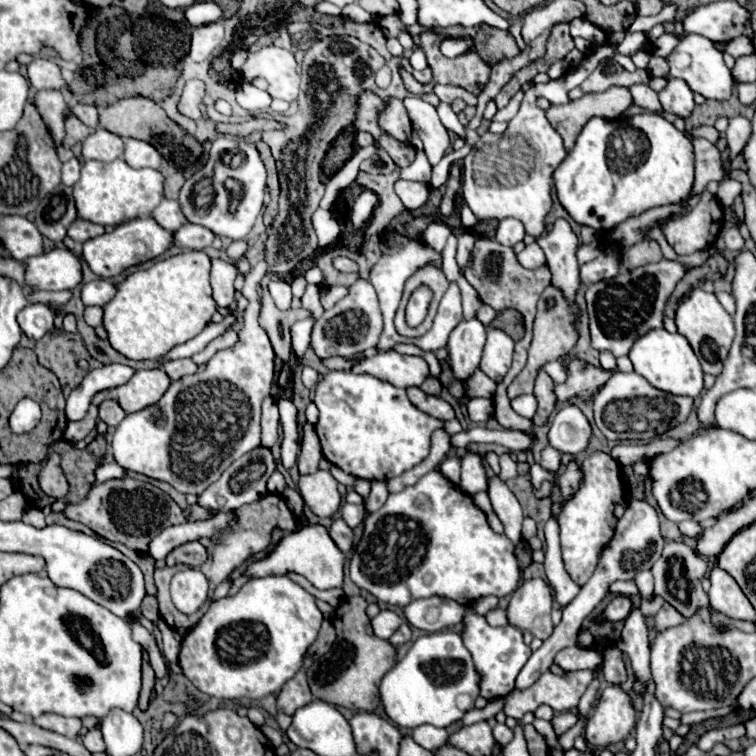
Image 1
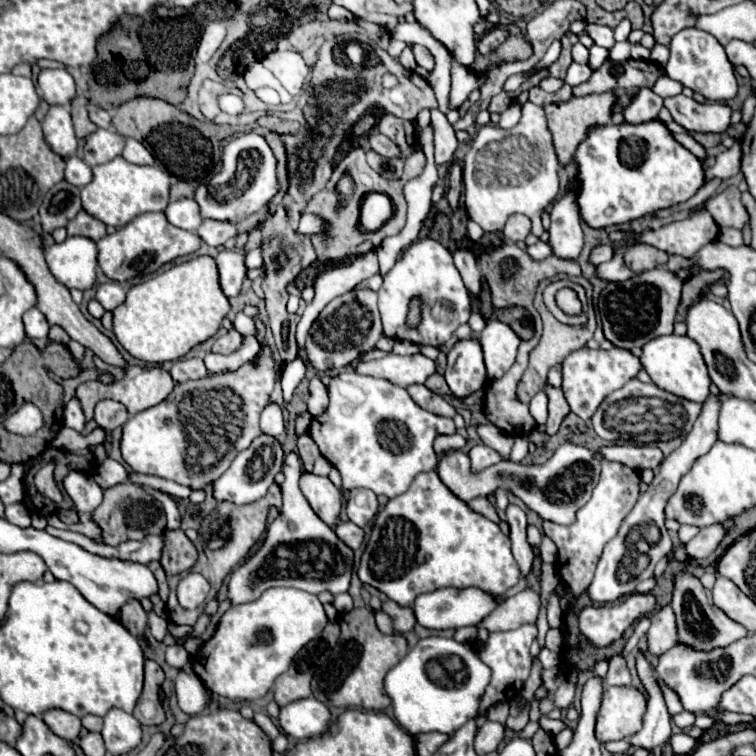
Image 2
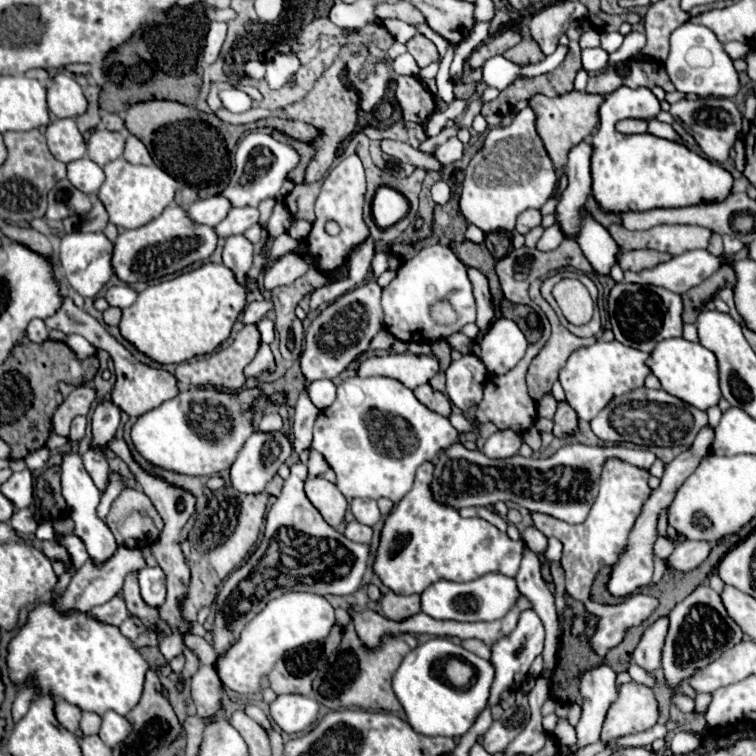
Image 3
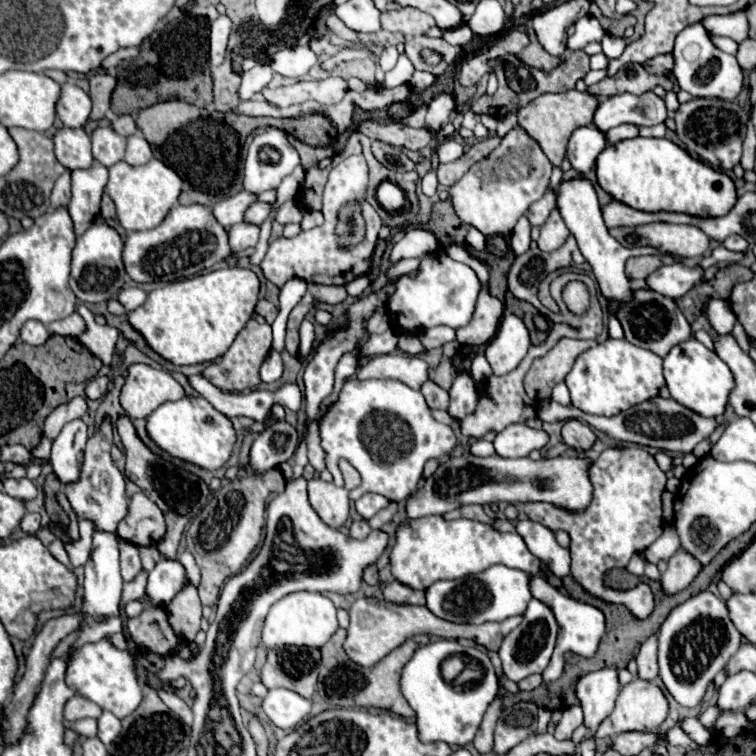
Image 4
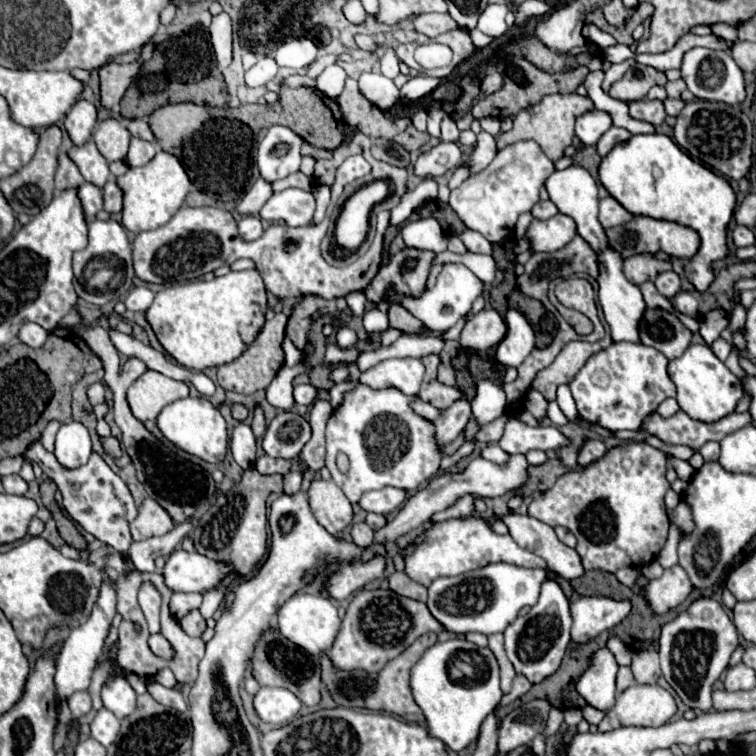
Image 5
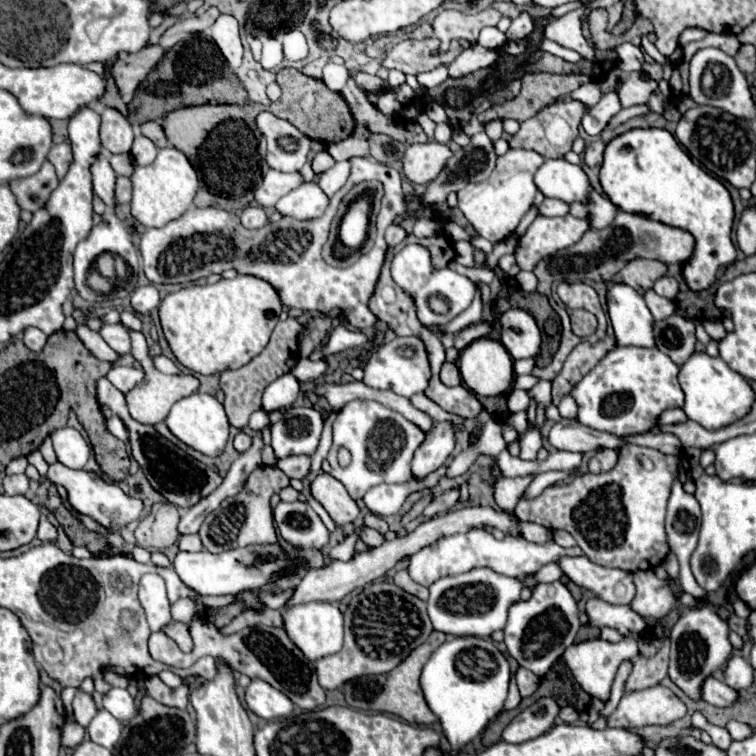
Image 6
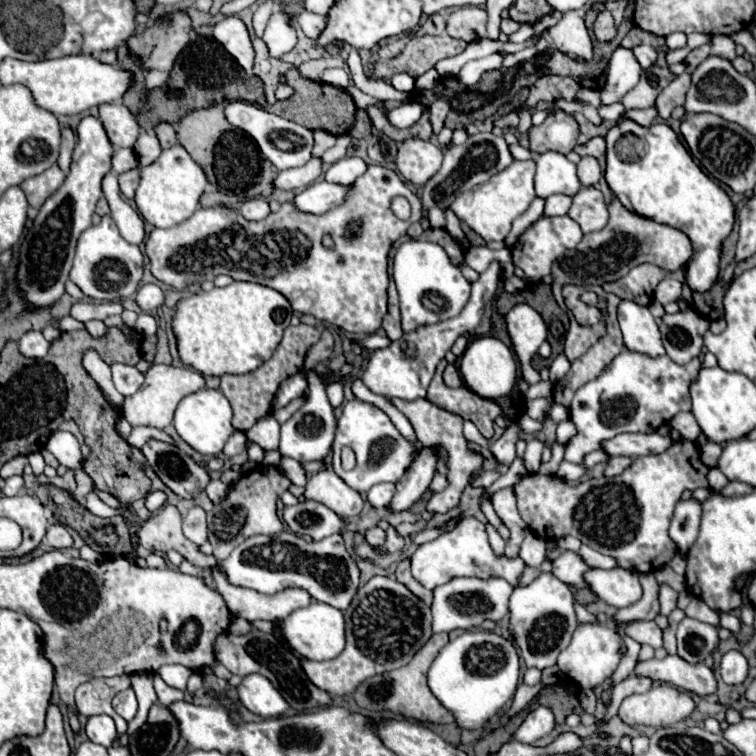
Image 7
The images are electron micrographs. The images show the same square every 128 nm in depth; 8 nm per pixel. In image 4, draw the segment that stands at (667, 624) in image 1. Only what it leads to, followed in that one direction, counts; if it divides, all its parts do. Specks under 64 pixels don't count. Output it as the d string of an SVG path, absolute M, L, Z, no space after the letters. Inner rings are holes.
M656 636L648 638L638 656L636 656L636 664L638 664L638 678L642 680L654 680L658 676L658 662L656 662Z

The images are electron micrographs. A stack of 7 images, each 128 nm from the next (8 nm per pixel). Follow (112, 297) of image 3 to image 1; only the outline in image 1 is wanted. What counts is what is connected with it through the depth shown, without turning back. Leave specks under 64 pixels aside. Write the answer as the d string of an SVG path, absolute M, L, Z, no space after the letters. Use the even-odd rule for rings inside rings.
M94 280L82 286L82 302L86 306L104 306L116 294L116 286L110 280Z

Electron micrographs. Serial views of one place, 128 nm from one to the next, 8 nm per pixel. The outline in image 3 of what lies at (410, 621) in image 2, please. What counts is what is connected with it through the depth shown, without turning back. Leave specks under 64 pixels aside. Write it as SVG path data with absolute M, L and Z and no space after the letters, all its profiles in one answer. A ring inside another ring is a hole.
M386 592L382 596L380 606L382 606L384 616L388 616L392 620L404 620L404 618L420 612L420 596L418 594L400 596L396 592Z

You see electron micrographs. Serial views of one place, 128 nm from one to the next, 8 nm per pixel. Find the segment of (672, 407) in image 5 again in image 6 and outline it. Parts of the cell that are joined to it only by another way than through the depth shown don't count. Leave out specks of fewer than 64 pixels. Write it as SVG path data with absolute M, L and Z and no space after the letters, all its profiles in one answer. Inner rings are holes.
M674 408L674 410L662 412L658 424L682 424L684 420L688 420L688 416L684 414L684 410L682 408Z

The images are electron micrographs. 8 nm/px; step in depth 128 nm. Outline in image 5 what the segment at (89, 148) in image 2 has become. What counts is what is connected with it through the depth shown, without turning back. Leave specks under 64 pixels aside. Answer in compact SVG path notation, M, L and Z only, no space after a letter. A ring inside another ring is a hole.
M106 118L96 126L94 142L108 162L124 160L130 144L130 132L122 122L114 118Z

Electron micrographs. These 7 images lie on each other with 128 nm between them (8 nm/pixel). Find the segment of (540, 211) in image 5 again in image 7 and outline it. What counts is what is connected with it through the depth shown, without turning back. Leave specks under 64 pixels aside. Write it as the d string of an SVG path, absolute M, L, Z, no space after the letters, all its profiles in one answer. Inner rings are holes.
M554 194L550 198L546 198L546 208L544 208L544 214L546 216L564 216L568 212L572 204L572 198L570 196L564 196L564 194Z

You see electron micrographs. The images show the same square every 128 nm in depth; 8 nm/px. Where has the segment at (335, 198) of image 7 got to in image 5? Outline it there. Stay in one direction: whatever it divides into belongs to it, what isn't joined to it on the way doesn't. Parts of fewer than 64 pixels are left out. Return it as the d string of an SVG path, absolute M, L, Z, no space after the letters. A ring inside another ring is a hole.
M286 188L274 194L264 208L260 218L284 220L288 226L306 226L312 222L316 212L316 198L312 192L300 188Z

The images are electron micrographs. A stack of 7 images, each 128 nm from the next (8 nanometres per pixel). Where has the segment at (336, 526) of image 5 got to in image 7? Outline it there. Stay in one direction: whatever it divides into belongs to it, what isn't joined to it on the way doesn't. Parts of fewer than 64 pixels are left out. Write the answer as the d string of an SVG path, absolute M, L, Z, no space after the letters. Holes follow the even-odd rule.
M324 468L314 476L310 476L304 496L308 500L332 508L336 514L344 518L358 516L364 506L362 496L356 490L352 490L340 476L336 476L332 468Z

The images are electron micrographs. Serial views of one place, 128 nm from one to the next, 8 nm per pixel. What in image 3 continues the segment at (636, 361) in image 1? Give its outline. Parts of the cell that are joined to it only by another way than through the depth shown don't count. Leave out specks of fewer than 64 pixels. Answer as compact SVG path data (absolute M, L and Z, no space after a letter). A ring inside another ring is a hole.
M684 338L662 340L650 354L648 366L650 366L652 374L656 374L656 378L662 382L662 388L668 394L696 406L698 410L708 410L712 406L718 406L722 392L720 392L720 384L718 384L716 356L712 356L712 352L708 348L704 348L702 344L688 342Z

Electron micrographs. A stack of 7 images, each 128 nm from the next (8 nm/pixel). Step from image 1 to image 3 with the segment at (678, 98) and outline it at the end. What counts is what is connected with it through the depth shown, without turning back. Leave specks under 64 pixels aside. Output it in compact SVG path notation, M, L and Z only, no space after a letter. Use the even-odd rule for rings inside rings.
M698 98L698 100L680 100L672 104L670 114L674 120L680 120L684 130L696 140L702 152L714 162L726 162L734 142L742 130L742 112L728 98Z

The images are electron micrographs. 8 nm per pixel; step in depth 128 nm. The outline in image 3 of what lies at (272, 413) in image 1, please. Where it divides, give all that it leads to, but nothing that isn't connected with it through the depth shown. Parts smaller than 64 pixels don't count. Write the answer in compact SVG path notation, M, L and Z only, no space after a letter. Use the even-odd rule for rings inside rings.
M268 414L268 416L262 416L260 420L260 426L258 426L262 432L276 432L282 428L282 416L278 414Z

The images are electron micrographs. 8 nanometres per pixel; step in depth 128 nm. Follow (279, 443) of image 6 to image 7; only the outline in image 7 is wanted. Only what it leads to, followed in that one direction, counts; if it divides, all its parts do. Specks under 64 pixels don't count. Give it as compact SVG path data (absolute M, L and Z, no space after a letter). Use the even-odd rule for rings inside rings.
M306 372L308 378L308 388L310 388L310 396L304 402L304 406L300 410L296 410L296 414L282 424L280 430L280 454L286 458L294 458L298 462L312 462L312 460L320 460L324 462L324 458L330 454L332 442L334 442L334 434L336 434L336 414L332 404L326 398L326 388L322 384L322 380L318 378L316 372Z

